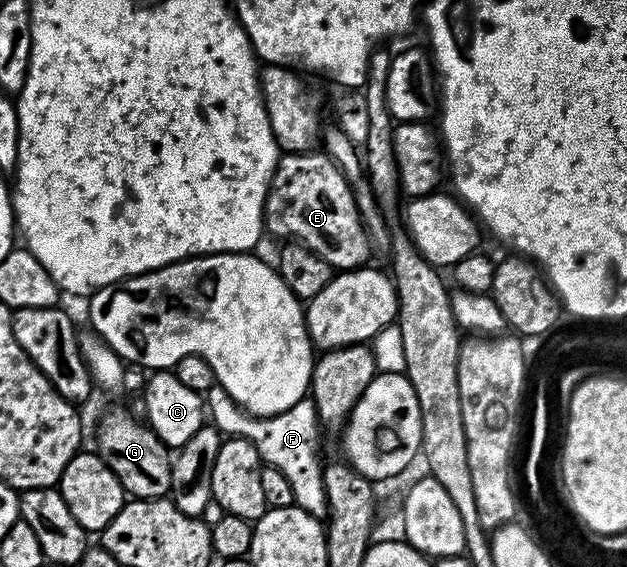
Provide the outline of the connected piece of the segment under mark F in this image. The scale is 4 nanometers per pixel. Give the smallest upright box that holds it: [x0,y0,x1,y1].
[204,383,327,519]

